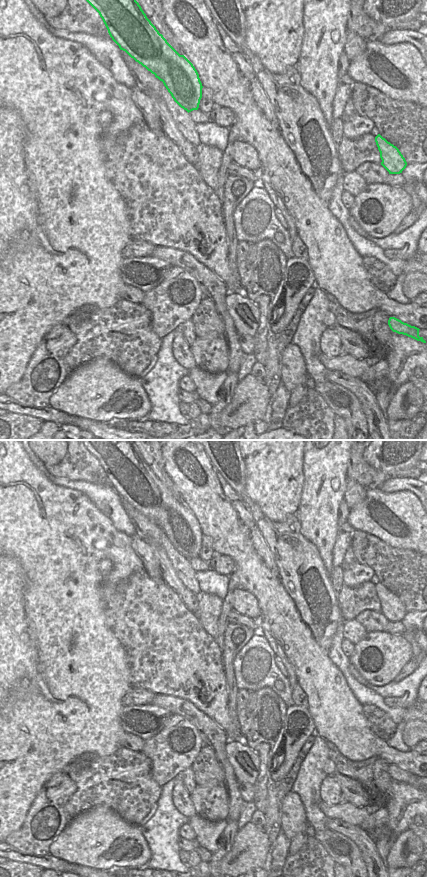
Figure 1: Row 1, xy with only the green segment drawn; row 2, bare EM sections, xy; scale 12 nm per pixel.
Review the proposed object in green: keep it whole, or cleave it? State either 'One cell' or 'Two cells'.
One cell

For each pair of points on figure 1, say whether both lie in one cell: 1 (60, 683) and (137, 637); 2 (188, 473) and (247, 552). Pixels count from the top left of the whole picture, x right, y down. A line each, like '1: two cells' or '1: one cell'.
1: two cells
2: one cell

